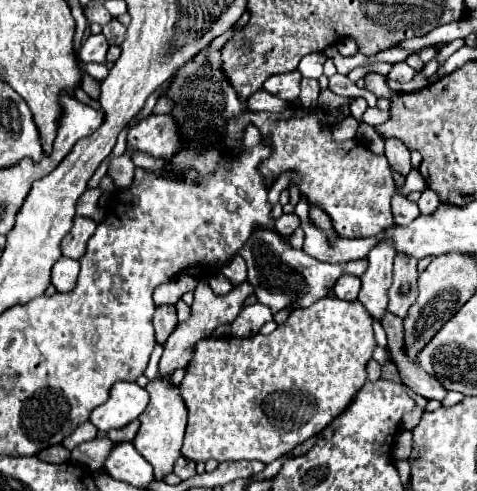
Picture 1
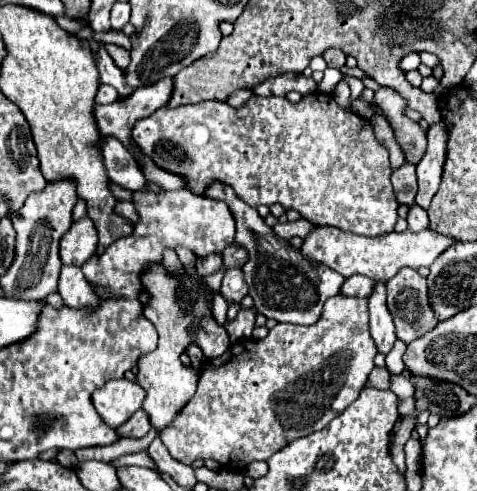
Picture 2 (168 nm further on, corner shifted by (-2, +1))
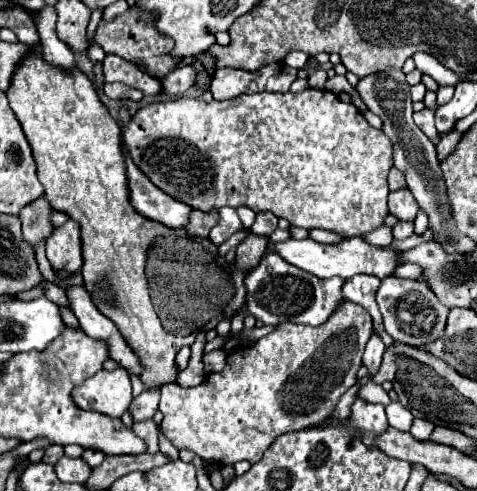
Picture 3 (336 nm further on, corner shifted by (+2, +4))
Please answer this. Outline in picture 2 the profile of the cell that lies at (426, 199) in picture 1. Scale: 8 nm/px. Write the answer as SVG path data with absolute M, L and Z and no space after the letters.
M411 207L409 215L407 215L407 229L411 233L419 233L423 229L429 227L429 219L427 219L427 211L423 211L421 207Z

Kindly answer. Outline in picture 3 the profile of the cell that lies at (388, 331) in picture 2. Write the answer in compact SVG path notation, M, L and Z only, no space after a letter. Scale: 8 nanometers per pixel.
M373 332L371 338L369 338L369 342L367 342L365 354L363 354L363 364L369 368L369 374L371 374L371 376L379 370L383 354L385 354L385 344L383 344L381 336L379 336L377 332Z

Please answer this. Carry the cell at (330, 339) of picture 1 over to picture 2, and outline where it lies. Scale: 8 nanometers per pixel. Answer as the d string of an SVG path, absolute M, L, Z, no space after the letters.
M335 295L327 299L323 315L315 325L301 327L279 323L269 329L265 339L249 341L249 349L237 343L237 353L229 349L223 357L207 361L199 373L195 395L159 437L169 453L185 465L191 465L195 459L213 459L227 471L243 471L249 463L267 461L281 445L321 431L333 417L341 415L365 387L375 367L375 355L377 347L373 347L373 337L369 333L367 299Z

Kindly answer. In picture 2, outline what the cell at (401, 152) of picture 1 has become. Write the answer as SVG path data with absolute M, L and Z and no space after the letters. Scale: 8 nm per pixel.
M405 163L401 169L392 171L390 181L393 189L395 189L395 195L397 195L397 201L401 205L407 205L407 207L413 207L415 205L415 195L417 195L417 177L415 177L415 167Z

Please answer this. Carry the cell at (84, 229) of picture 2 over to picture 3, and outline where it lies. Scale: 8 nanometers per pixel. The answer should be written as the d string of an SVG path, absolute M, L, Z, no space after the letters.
M75 220L55 228L53 236L47 240L47 258L55 270L77 272L83 266L81 230Z

